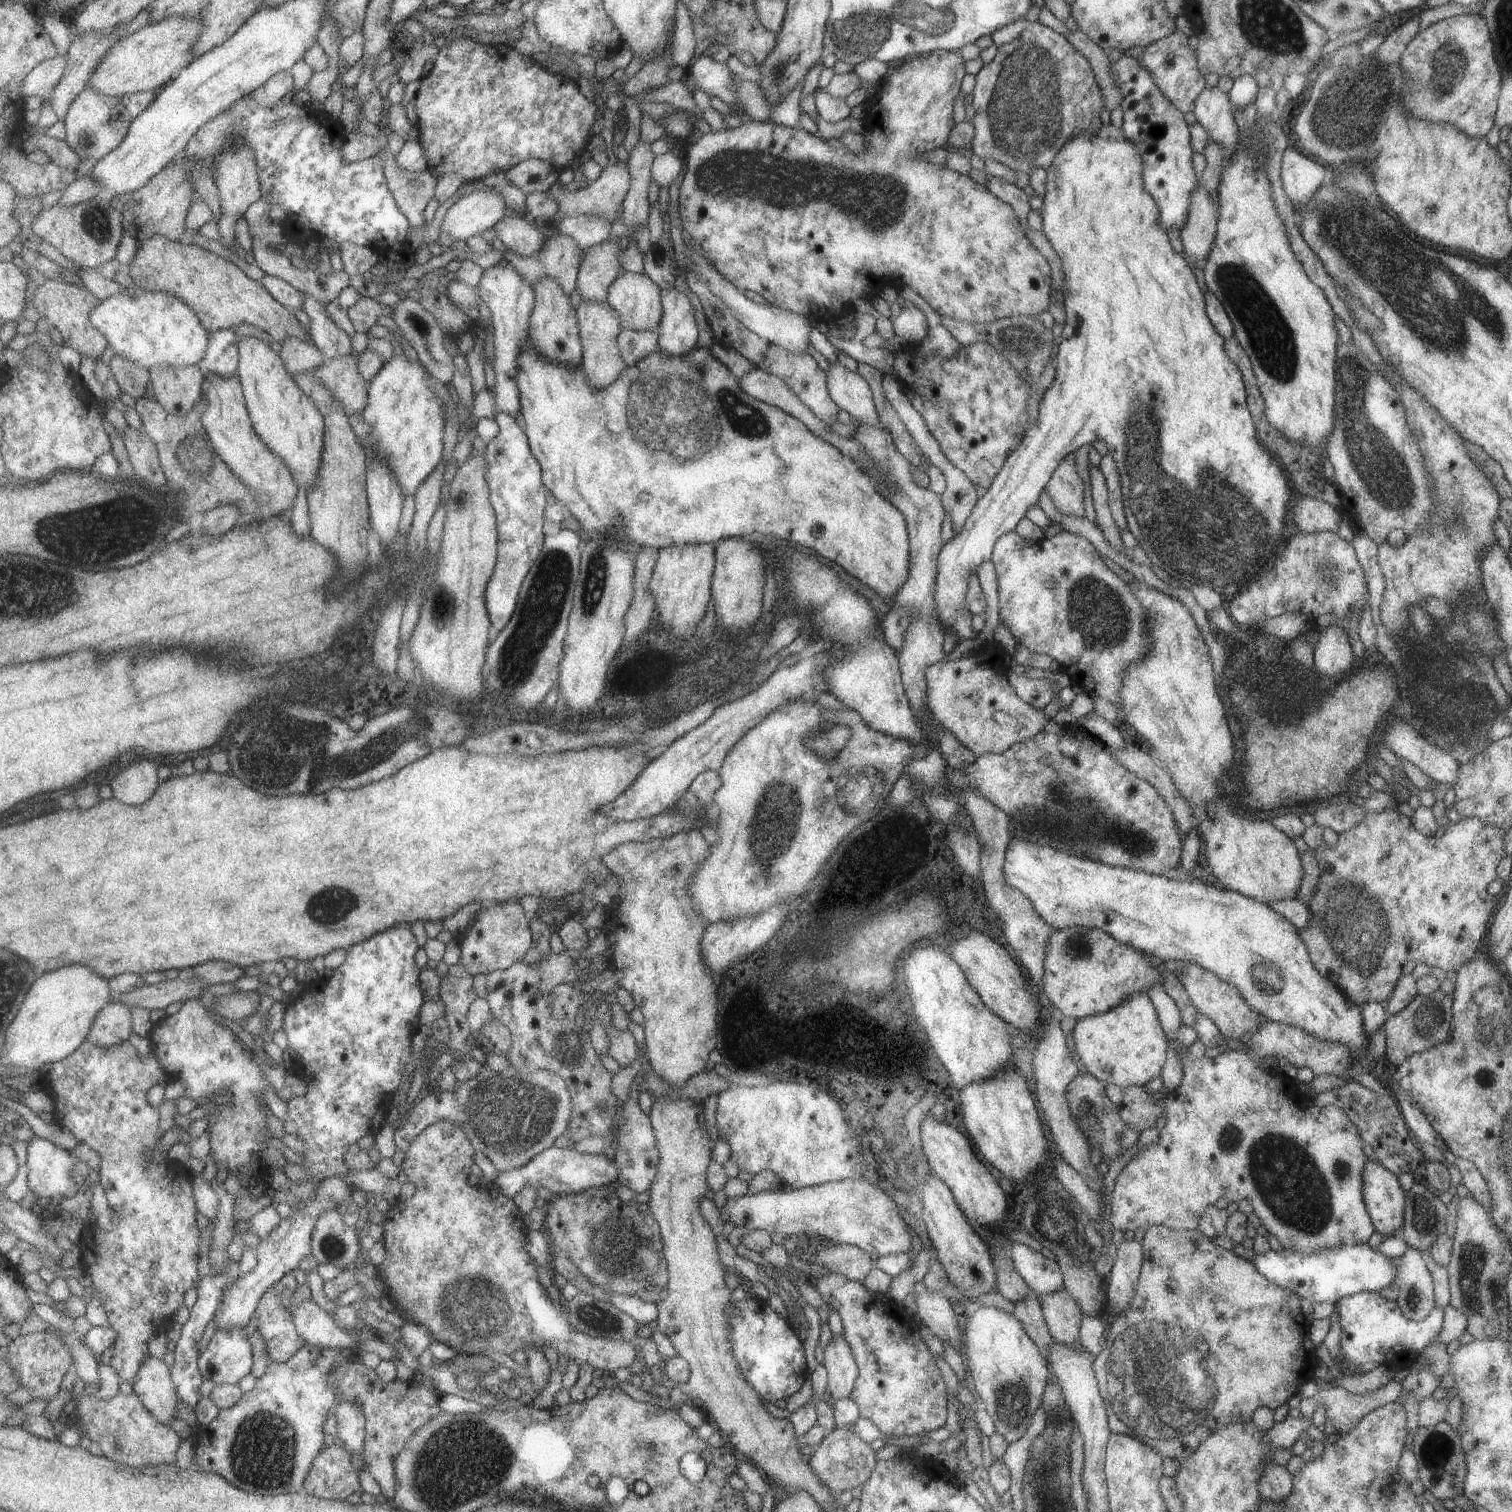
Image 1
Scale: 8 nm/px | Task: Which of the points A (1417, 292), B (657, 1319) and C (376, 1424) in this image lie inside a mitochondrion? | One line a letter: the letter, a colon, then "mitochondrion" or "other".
A: mitochondrion
B: other
C: other

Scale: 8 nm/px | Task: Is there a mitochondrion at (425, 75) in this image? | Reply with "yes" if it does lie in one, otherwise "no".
no

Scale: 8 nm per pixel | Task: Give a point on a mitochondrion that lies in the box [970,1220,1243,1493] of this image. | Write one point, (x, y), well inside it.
(1159, 1388)

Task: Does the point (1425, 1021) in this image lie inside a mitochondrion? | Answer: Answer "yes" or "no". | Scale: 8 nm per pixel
yes

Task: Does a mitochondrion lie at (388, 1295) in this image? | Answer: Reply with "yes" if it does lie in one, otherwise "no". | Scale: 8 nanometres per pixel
no

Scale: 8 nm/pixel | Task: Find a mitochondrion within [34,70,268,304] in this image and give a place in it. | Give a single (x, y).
(99, 223)

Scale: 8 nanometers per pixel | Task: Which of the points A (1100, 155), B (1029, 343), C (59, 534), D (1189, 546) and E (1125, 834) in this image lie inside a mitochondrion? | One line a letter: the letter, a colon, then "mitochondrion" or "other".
A: other
B: mitochondrion
C: mitochondrion
D: mitochondrion
E: mitochondrion

